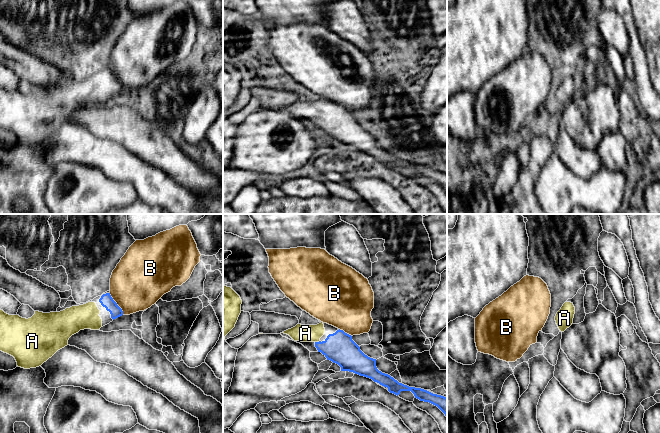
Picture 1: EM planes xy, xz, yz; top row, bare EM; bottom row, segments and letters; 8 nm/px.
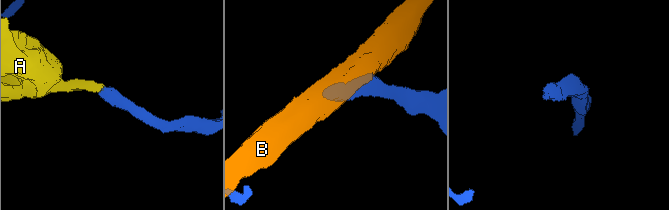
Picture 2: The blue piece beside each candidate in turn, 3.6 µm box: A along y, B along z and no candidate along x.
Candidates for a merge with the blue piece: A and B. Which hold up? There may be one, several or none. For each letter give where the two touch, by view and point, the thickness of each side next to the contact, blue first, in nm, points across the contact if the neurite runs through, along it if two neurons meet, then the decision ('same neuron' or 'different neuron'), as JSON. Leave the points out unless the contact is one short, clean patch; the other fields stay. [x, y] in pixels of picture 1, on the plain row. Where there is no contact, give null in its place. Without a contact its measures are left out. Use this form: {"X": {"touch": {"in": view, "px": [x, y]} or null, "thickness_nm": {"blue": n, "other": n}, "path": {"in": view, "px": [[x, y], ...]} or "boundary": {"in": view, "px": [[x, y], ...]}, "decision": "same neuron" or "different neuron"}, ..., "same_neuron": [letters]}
{"A": {"touch": {"in": "xz", "px": [317, 118]}, "thickness_nm": {"blue": 240, "other": 140}, "path": {"in": "xz", "px": [[339, 123], [322, 123], [317, 118], [308, 109], [305, 109]]}, "decision": "same neuron"}, "B": {"touch": {"in": "xy", "px": [116, 80]}, "thickness_nm": {"blue": 100, "other": 420}, "decision": "different neuron"}, "same_neuron": ["A"]}

